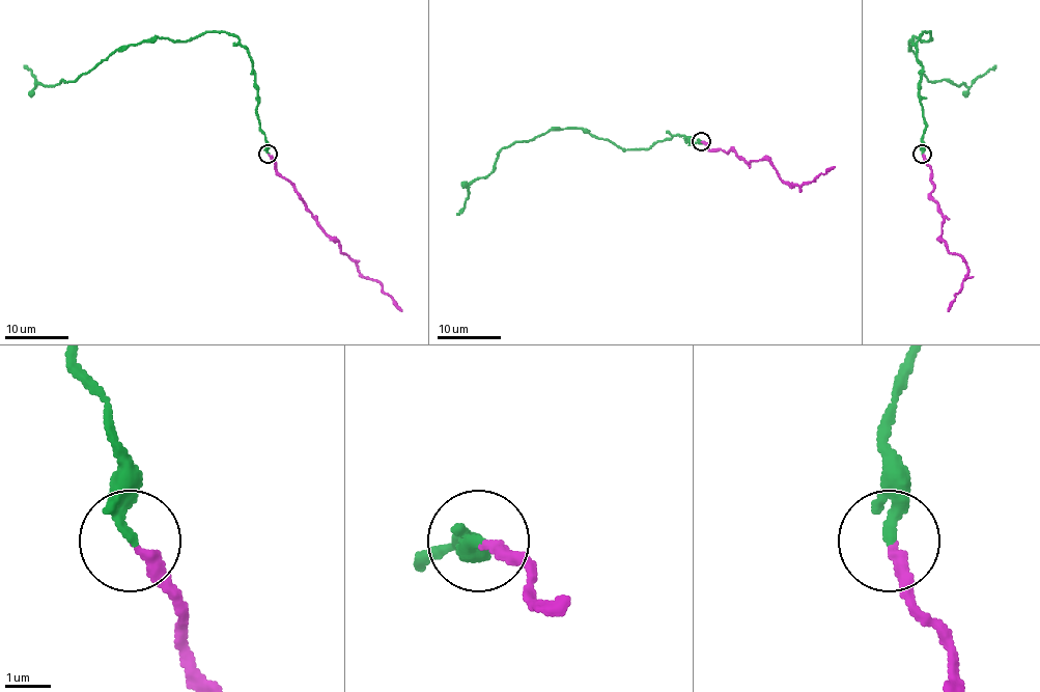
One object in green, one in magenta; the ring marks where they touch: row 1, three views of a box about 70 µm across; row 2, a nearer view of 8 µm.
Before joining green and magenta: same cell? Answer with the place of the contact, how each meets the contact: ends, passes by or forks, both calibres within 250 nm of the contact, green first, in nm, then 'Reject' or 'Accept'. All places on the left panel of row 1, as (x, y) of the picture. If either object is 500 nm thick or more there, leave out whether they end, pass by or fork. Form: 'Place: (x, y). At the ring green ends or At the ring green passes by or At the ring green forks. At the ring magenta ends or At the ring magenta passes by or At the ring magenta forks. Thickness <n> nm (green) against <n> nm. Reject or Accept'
Place: (268, 154). At the ring green ends. At the ring magenta ends. Thickness 280 nm (green) against 240 nm. Accept

